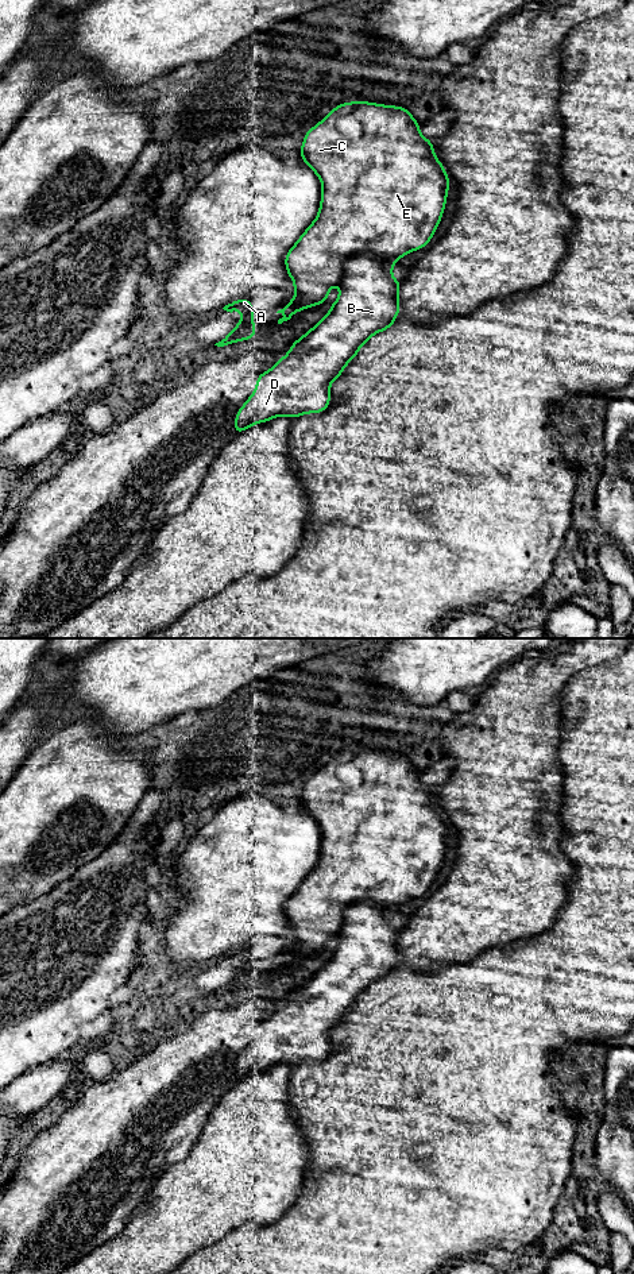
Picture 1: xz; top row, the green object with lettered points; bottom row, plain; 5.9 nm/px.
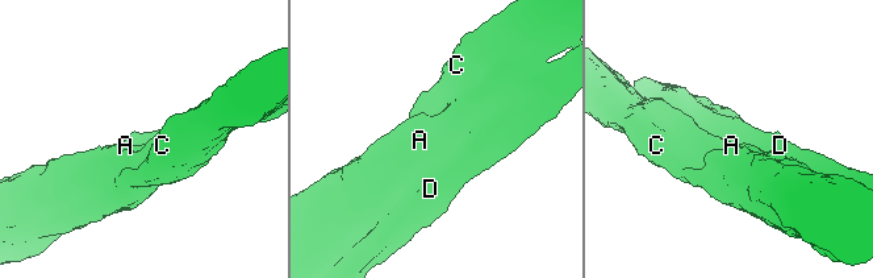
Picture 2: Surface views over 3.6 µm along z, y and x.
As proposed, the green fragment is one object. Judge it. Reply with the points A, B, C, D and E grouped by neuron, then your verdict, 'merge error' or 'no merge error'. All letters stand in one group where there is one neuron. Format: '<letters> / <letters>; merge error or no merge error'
A B C D E; no merge error

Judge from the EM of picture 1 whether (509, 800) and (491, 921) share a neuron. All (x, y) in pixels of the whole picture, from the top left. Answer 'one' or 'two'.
one

